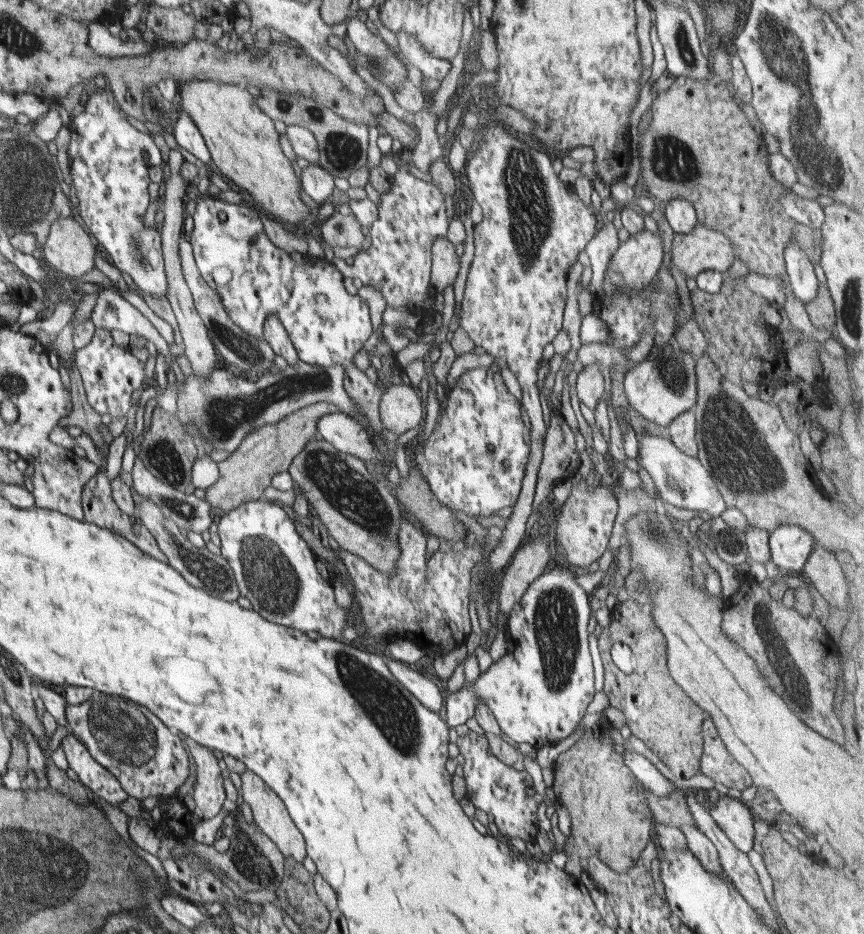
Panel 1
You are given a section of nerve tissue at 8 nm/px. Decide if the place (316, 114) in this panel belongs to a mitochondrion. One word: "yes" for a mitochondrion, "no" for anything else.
yes

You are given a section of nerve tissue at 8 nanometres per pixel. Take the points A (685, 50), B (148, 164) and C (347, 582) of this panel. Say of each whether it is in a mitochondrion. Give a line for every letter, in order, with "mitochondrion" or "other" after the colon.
A: mitochondrion
B: other
C: other

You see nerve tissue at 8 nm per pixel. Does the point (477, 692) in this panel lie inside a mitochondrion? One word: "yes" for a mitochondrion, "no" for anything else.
no

